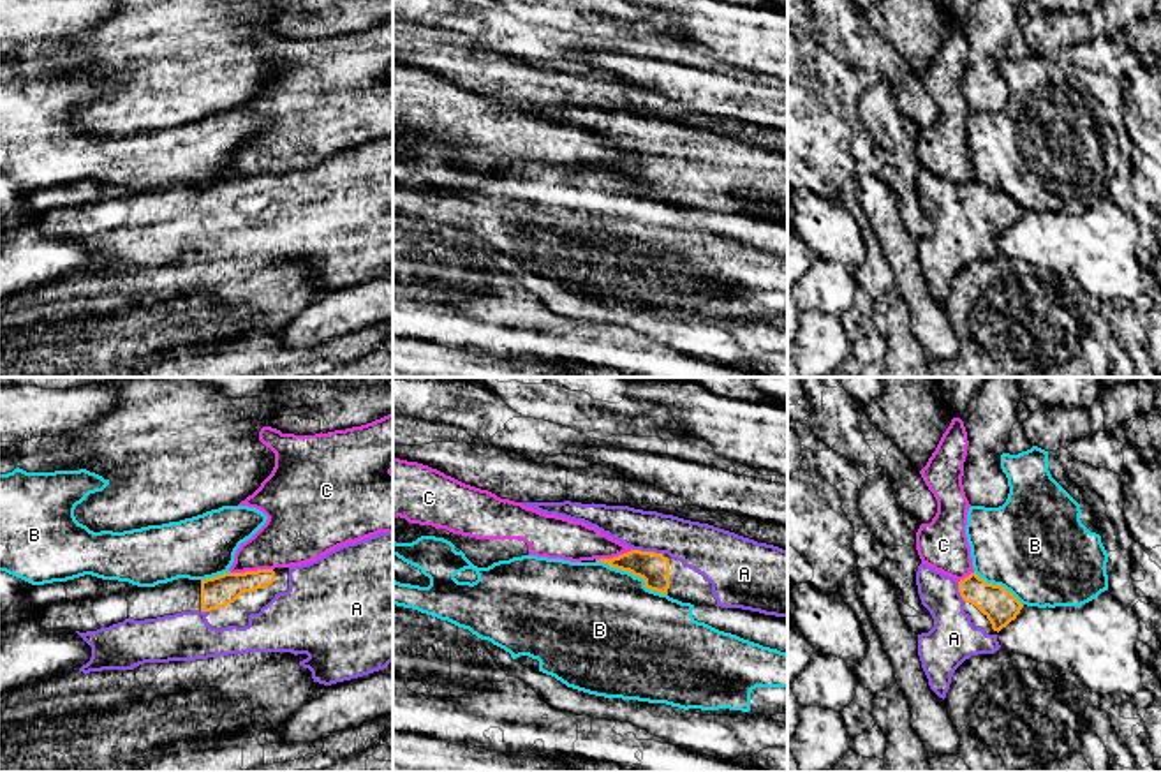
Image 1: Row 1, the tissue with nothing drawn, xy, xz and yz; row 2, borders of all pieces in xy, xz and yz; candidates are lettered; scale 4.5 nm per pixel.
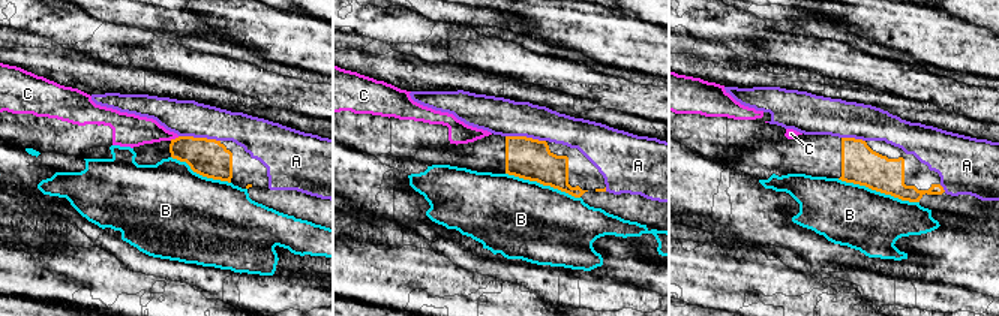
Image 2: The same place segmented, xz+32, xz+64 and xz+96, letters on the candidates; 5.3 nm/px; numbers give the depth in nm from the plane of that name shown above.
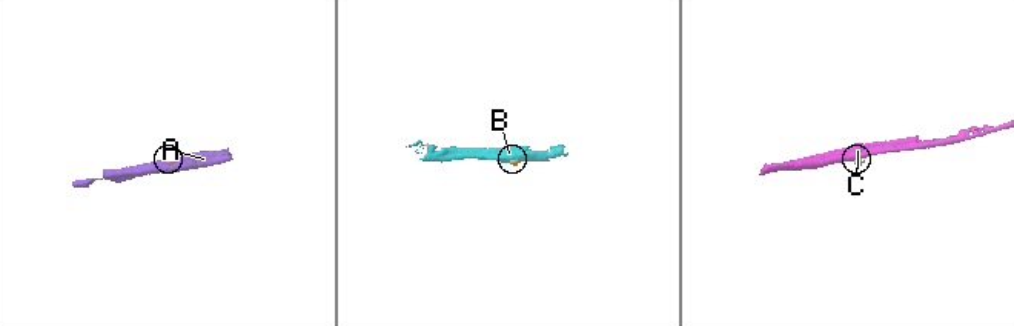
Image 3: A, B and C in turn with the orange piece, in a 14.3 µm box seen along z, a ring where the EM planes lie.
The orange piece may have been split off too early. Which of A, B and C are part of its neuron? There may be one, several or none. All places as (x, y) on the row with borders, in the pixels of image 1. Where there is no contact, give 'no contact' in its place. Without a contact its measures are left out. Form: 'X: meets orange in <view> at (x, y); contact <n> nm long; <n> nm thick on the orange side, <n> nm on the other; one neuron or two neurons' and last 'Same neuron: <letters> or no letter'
A: meets orange in xz at (649, 552); contact 150 nm long; 140 nm thick on the orange side, 220 nm on the other; one neuron
B: meets orange in xz at (633, 573); contact 360 nm long; 140 nm thick on the orange side, 480 nm on the other; two neurons
C: meets orange in xy at (251, 571); contact 190 nm long; 140 nm thick on the orange side, 280 nm on the other; two neurons
Same neuron: A

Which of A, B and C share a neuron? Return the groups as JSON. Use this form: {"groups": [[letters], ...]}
{"groups": [["A"], ["B"], ["C"]]}

